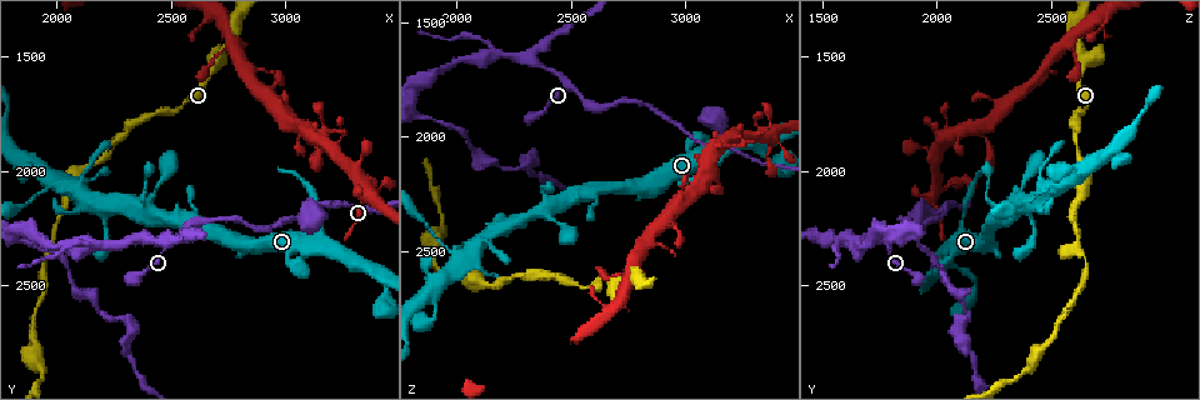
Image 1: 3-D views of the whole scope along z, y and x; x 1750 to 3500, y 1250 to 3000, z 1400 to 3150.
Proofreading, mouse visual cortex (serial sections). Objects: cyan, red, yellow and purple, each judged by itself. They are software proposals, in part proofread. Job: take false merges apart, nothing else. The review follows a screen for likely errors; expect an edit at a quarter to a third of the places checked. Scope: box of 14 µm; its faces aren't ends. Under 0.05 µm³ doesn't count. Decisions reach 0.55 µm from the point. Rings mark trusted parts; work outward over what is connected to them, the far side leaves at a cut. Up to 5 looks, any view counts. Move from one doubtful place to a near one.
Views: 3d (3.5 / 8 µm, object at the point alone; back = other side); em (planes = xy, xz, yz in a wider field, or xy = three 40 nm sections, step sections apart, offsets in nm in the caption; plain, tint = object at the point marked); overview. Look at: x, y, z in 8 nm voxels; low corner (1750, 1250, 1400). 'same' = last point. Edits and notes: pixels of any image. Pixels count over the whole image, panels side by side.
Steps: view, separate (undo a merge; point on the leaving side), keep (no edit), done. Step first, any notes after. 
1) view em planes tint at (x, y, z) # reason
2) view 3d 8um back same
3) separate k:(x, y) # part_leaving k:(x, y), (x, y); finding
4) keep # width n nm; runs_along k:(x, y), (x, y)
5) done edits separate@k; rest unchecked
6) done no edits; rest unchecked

view 3d 3.5um at (2330, 2300, 1660) # sharp bend

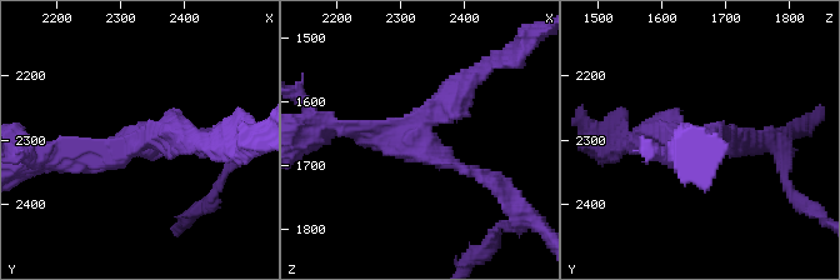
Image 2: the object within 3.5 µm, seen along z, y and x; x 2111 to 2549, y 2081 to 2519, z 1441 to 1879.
view em xy step 1 tint at (2335, 2300, 1665) # now the EM

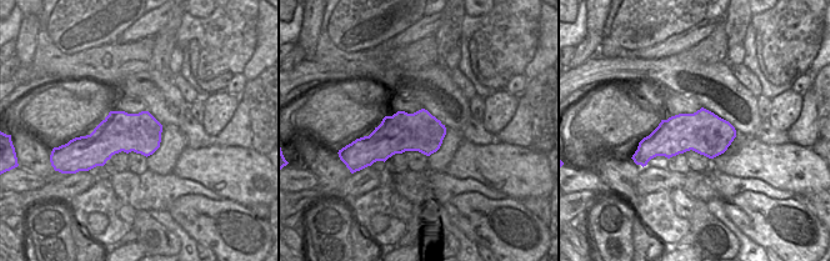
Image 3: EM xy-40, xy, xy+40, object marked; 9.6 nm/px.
separate 2:(464, 113) # a second cell is stuck on

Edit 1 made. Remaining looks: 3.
view 3d 3.5um at (2650, 2230, 1870) # sudden change in width

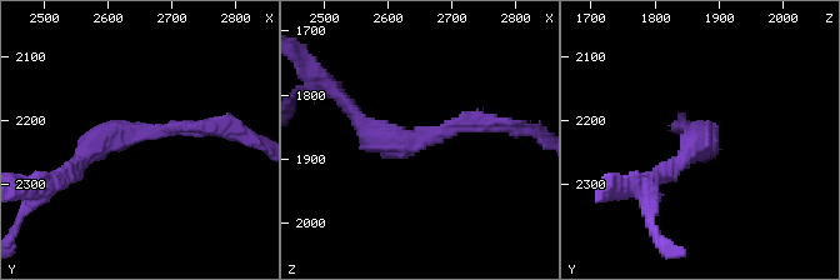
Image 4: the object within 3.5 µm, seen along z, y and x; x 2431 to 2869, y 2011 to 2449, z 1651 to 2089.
view em xy step 2 tint at (2645, 2220, 1875)

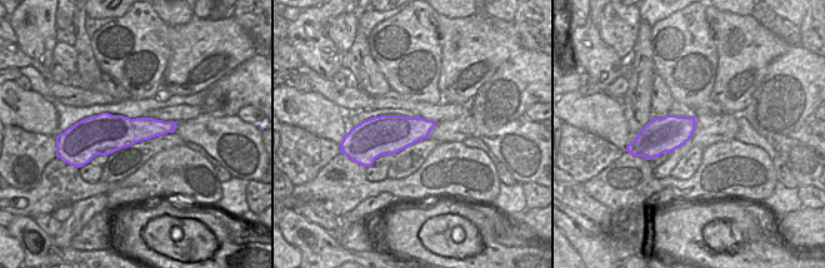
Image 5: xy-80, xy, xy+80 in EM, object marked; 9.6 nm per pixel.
keep # width 380 nm; runs_along 4:(73, 168), (110, 136), (218, 125); one cell here

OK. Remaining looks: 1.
done edits separate@2; rest unchecked

